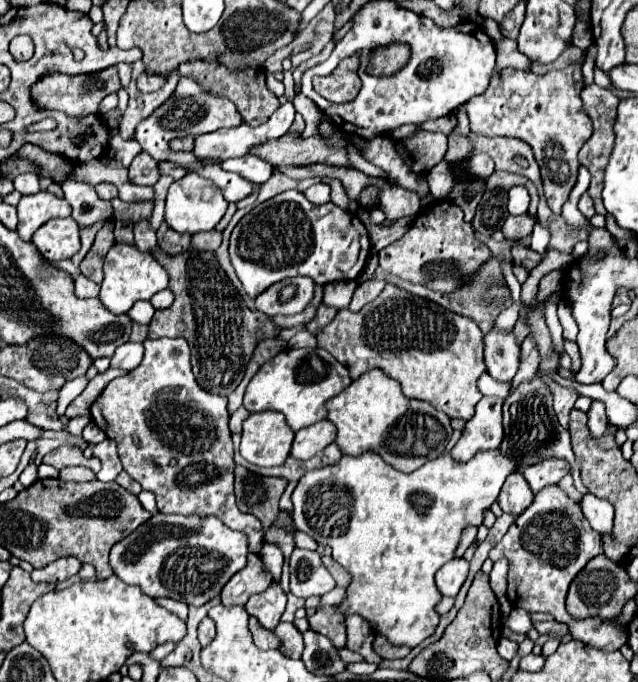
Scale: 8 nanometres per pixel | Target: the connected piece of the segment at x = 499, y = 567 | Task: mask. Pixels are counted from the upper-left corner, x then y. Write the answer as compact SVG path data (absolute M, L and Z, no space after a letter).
M506 560L494 562L494 568L490 572L490 586L492 586L492 590L498 598L506 594L506 572L508 572L508 562Z

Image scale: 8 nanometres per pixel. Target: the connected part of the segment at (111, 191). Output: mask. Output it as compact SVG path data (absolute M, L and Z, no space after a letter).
M104 182L104 184L96 184L94 188L96 188L96 192L98 192L98 196L102 200L114 200L114 198L118 198L118 190L112 184Z

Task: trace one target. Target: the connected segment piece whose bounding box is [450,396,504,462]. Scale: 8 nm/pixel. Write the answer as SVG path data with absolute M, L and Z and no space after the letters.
M484 396L476 404L474 416L466 422L462 436L450 454L456 458L456 462L468 462L468 458L474 458L478 452L498 450L502 436L502 400Z

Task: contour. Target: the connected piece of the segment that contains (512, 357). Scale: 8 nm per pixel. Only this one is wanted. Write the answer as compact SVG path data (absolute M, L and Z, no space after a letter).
M494 328L484 336L484 358L490 376L498 382L510 382L518 368L520 346L512 332L496 332Z

